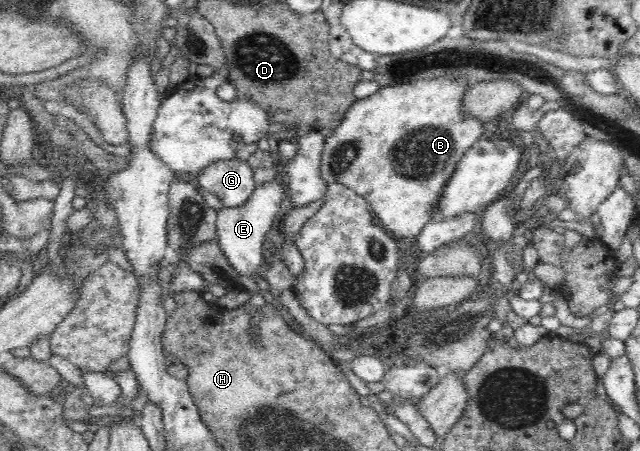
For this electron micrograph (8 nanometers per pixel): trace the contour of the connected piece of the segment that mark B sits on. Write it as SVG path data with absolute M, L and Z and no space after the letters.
M444 76L429 78L426 80L405 82L403 85L382 87L377 93L370 95L370 97L357 100L344 115L340 126L327 133L319 167L322 182L326 182L326 184L340 183L344 185L344 188L352 189L356 194L364 197L364 200L368 200L368 203L372 206L371 210L373 213L382 221L383 227L390 231L390 233L401 237L418 238L421 229L428 222L432 221L433 209L436 207L436 203L440 201L440 195L444 193L444 187L452 179L452 172L457 168L461 157L481 138L480 136L484 132L484 122L480 122L476 118L472 118L472 116L466 116L464 114L464 104L462 104L462 97L464 97L466 89L472 87L475 83L476 80L466 80L466 78L444 78Z

